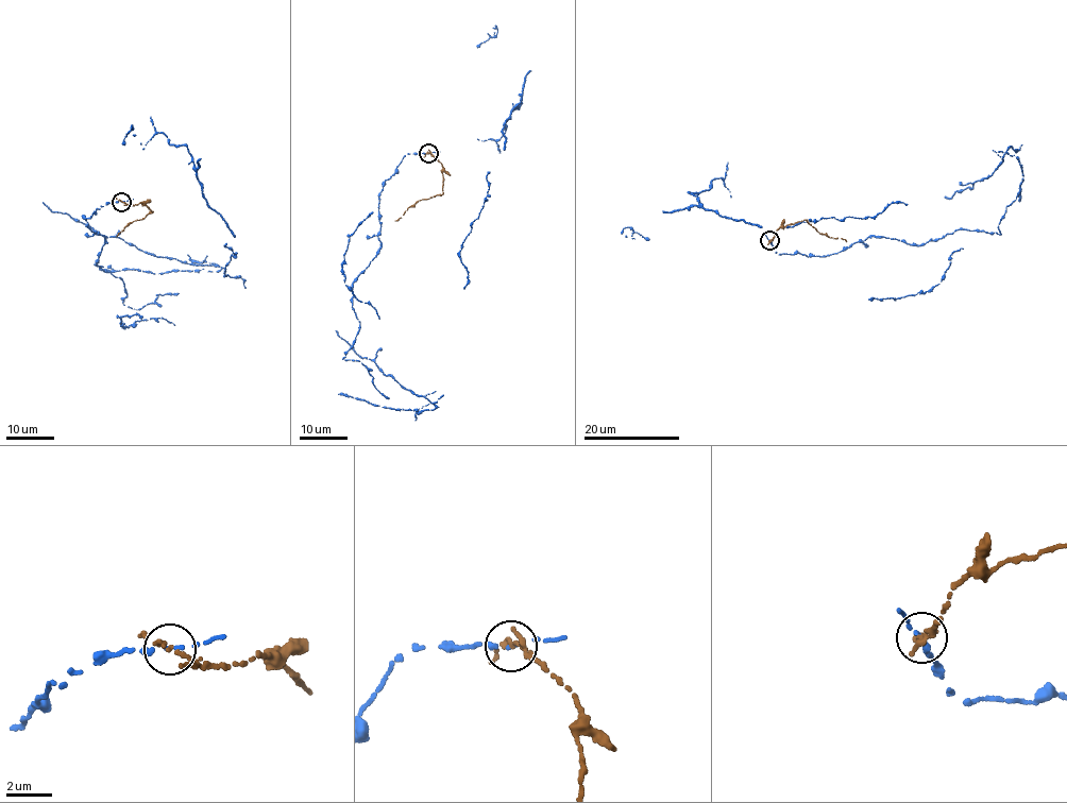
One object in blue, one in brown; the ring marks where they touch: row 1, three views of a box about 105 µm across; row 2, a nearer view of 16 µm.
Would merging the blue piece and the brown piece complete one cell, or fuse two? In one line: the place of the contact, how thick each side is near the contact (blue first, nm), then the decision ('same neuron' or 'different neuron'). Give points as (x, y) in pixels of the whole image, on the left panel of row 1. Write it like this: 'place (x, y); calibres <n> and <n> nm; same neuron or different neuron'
place (121, 202); calibres 180 and 200 nm; different neuron

